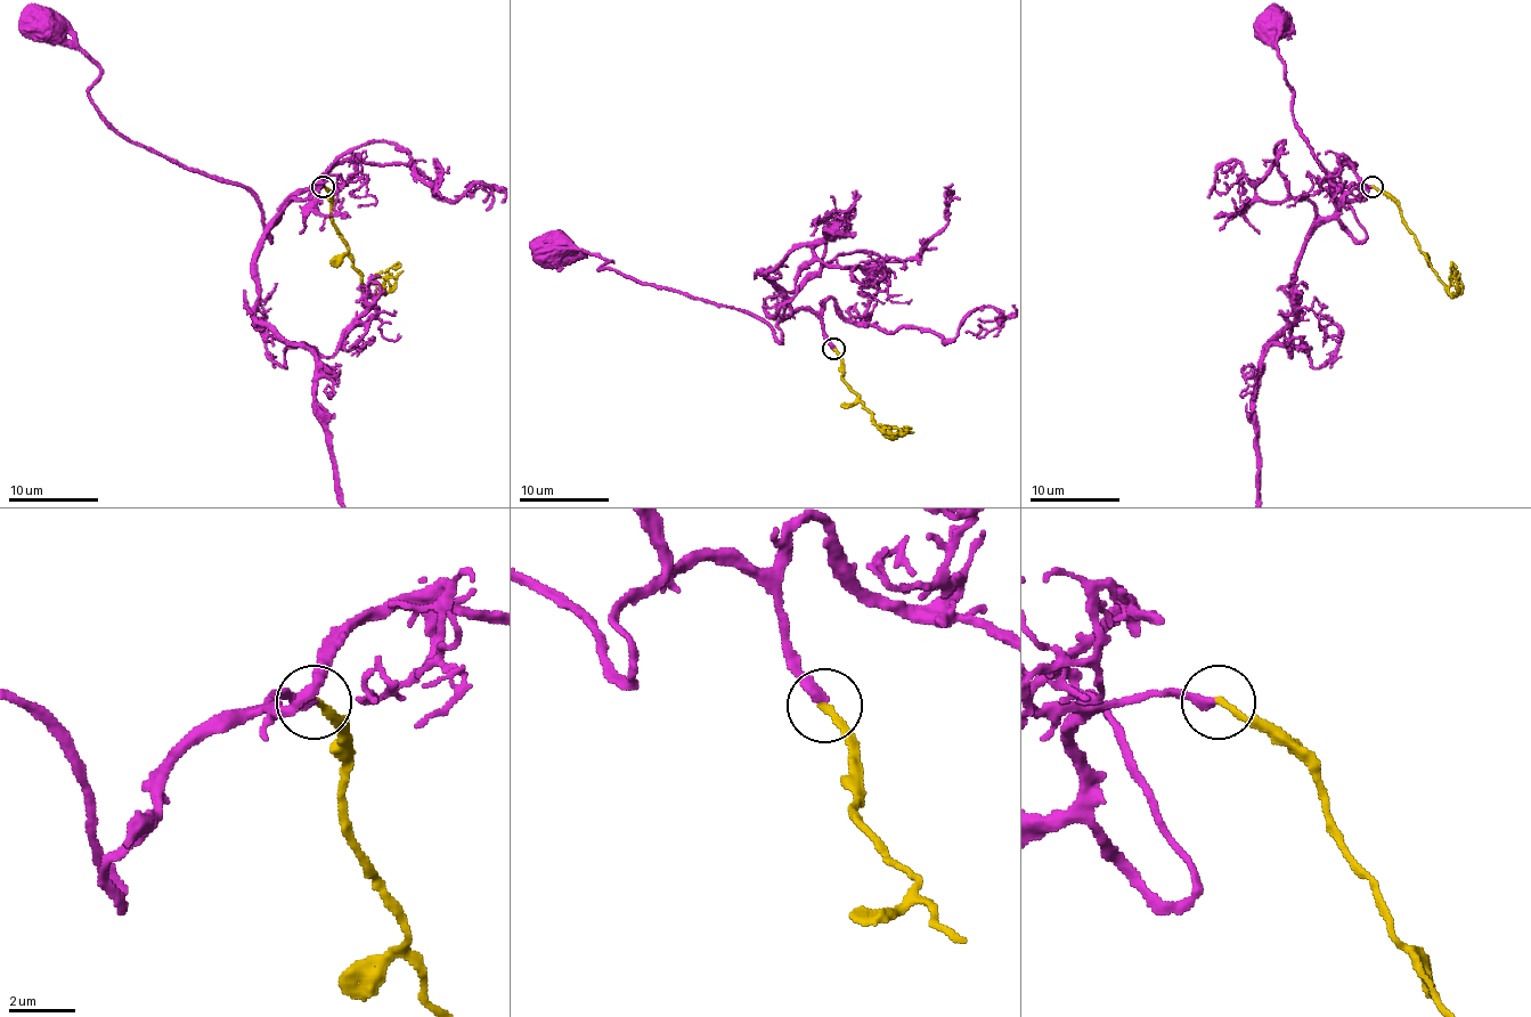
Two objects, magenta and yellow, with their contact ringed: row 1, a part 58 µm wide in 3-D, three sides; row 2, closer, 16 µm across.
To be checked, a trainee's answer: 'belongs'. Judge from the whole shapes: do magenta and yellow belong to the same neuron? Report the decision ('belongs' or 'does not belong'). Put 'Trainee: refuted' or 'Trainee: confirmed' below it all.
belongs
Trainee: confirmed

